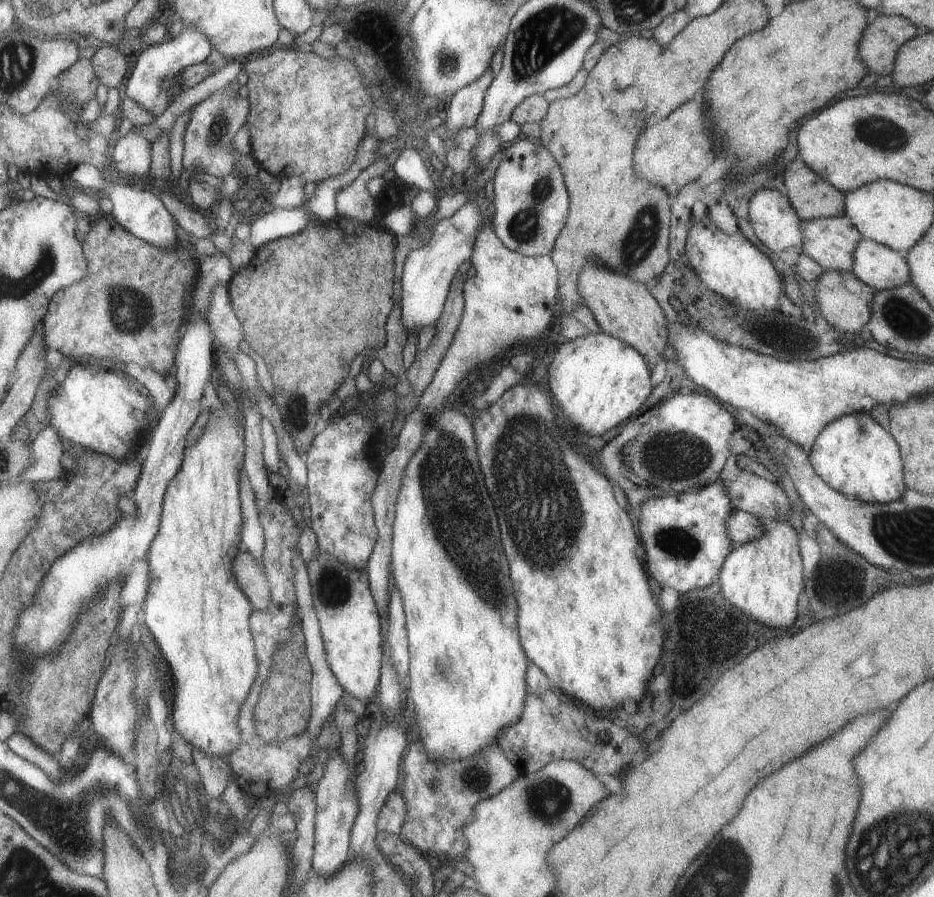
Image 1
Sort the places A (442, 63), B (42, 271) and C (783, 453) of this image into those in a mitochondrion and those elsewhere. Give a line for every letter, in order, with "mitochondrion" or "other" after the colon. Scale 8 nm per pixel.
A: mitochondrion
B: mitochondrion
C: other

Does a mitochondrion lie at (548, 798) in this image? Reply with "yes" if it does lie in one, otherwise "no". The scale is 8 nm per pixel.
yes

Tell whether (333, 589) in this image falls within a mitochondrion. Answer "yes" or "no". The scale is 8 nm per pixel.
yes

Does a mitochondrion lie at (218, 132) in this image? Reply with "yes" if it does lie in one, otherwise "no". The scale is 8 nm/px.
yes

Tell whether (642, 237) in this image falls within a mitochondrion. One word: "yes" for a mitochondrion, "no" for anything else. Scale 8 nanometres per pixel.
yes

